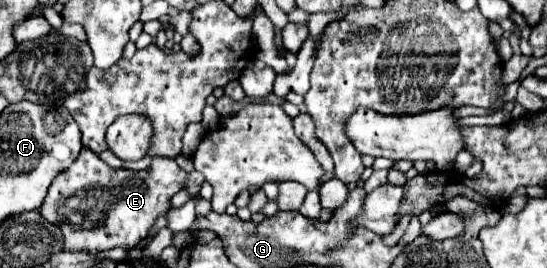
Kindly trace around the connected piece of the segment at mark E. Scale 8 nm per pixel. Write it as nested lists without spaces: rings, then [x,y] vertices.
[[[82,148],[74,164],[50,184],[40,214],[62,230],[62,250],[102,252],[110,248],[134,248],[140,244],[158,216],[170,210],[170,200],[182,190],[188,174],[172,158],[152,158],[146,170],[110,168],[88,148]]]

